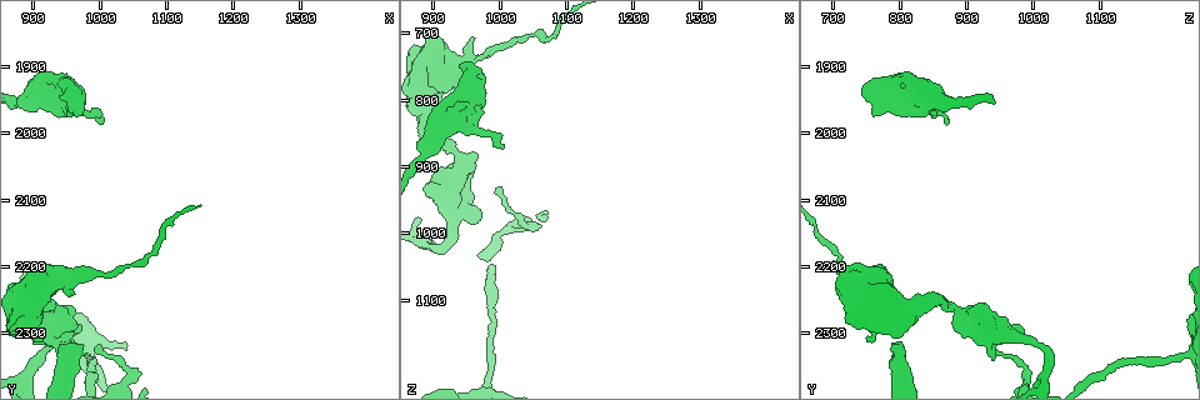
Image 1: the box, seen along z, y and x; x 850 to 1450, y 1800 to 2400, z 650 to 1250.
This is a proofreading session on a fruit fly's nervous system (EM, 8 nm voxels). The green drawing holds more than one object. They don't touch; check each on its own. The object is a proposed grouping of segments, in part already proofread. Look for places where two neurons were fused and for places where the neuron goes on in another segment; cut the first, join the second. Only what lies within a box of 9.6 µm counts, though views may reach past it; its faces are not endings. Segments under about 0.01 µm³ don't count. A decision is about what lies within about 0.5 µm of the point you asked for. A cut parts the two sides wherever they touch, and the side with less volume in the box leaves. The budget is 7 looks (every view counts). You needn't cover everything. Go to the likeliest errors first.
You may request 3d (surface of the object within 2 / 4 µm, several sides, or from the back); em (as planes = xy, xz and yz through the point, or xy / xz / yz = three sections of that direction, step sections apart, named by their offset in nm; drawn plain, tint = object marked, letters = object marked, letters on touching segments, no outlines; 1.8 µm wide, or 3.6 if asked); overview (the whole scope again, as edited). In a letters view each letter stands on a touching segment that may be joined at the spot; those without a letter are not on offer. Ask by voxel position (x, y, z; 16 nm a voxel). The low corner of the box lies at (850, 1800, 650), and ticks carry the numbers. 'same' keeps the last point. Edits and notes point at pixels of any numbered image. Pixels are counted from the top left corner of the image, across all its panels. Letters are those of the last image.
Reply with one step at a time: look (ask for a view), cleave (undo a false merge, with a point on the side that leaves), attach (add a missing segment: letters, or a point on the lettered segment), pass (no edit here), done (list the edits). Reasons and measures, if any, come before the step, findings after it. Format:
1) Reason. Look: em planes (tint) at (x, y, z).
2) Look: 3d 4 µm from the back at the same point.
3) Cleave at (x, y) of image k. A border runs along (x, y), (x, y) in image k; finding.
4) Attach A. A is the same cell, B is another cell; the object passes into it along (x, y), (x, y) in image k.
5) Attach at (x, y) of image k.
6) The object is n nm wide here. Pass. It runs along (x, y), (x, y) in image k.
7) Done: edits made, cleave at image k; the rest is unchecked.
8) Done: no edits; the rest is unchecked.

Free end. Look: em xy step 16 (tint) at (1005, 1990, 870).

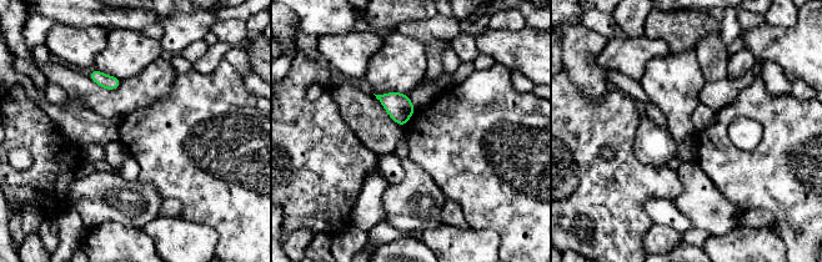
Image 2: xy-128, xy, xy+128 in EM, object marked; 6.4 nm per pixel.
Another direction. Look: em planes (letters) at the same point.

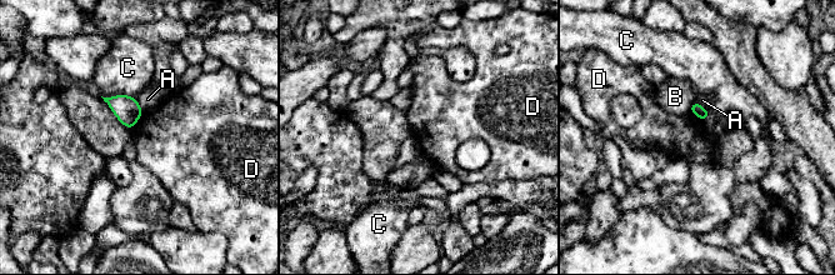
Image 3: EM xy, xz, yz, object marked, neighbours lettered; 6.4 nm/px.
Pass. A, B, C and D are other cells; a border runs along (143, 111), (131, 129) in image 3; no lettered segment goes on from it.

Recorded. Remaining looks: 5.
Sharp bend. Look: em 3.6 µm planes (letters) at (935, 2295, 960).

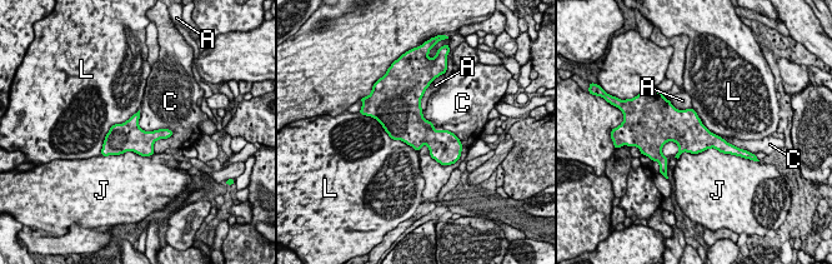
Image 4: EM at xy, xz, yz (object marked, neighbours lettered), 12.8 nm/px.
The object is 380 nm wide here. Pass. A, C, J and L are other cells; a border runs along (139, 110), (173, 133), (155, 153) in image 4; continuous, no second neuron.

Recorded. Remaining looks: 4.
Abrupt turn. Look: 3d 2 µm at (1045, 2360, 995).

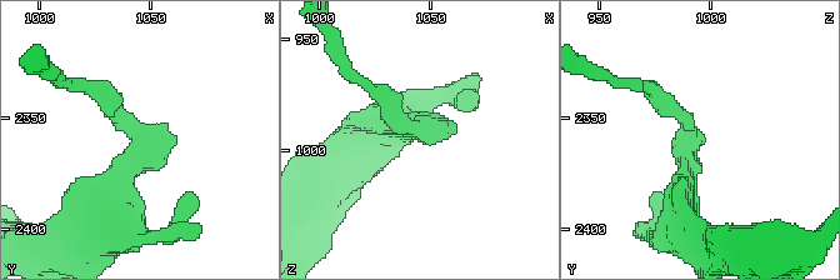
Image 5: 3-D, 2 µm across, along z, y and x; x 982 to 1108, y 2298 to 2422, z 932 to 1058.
Look: em 3.6 µm xy step 8 (letters) at (1046, 2363, 990).

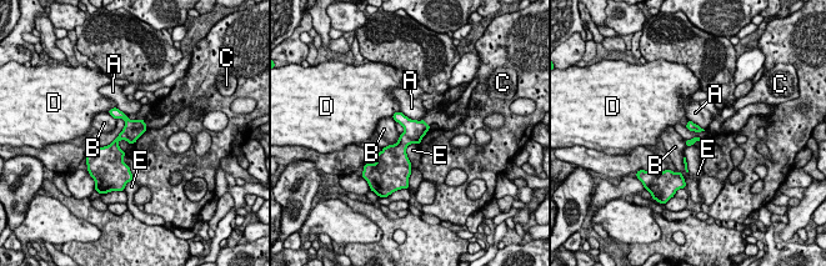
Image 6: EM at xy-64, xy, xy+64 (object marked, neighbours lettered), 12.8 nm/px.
The longest contact is with E, 420 nm. Pass. A, B, C, D and E are other cells; it runs along (113, 111), (128, 121), (115, 141), (123, 166) in image 6; all the same neuron.

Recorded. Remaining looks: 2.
Done: no edits; the rest is unchecked.

